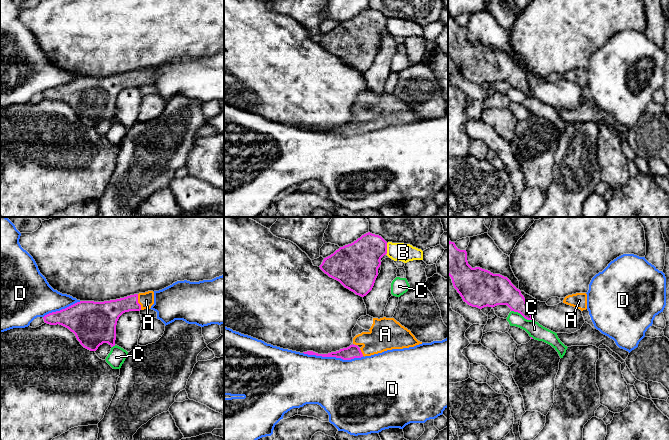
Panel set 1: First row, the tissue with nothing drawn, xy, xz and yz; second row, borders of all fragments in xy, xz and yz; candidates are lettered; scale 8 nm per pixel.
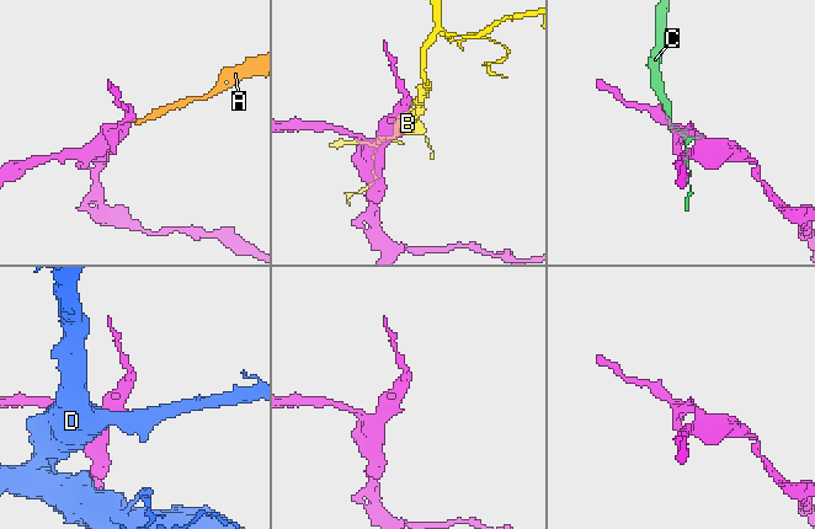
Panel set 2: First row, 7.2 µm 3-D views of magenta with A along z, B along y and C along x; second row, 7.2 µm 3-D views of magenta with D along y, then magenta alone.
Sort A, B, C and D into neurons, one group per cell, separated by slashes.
A / B / C / D

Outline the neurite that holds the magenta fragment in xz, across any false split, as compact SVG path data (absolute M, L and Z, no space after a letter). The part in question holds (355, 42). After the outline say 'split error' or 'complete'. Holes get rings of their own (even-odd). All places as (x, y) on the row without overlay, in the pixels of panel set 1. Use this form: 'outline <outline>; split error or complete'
outline M370 8L351 20L340 23L324 34L320 45L361 73L373 64L381 34L387 30L387 18Z; complete

